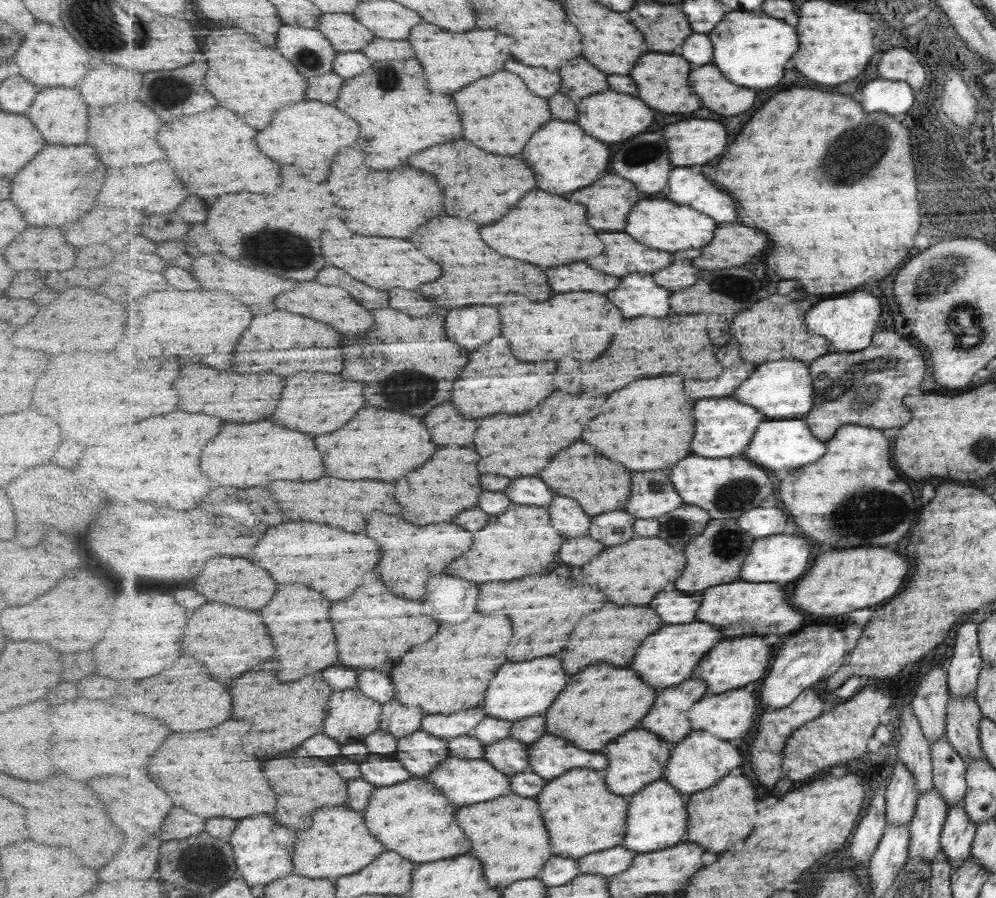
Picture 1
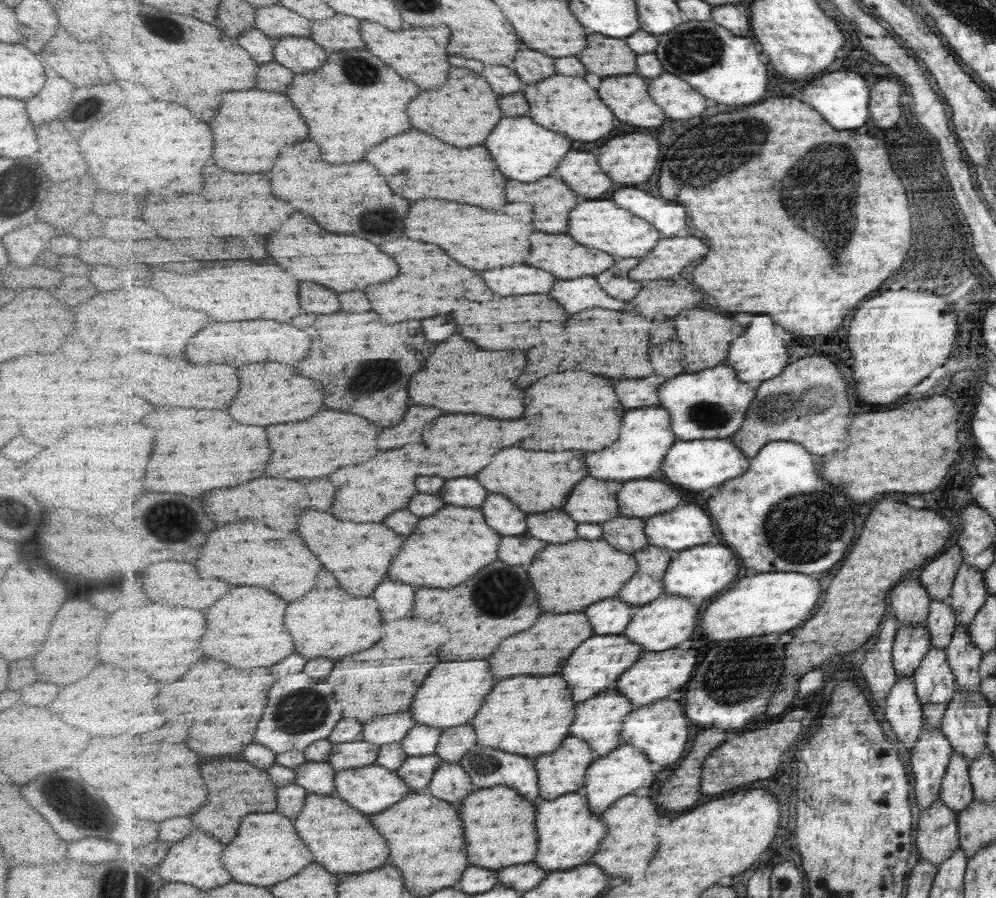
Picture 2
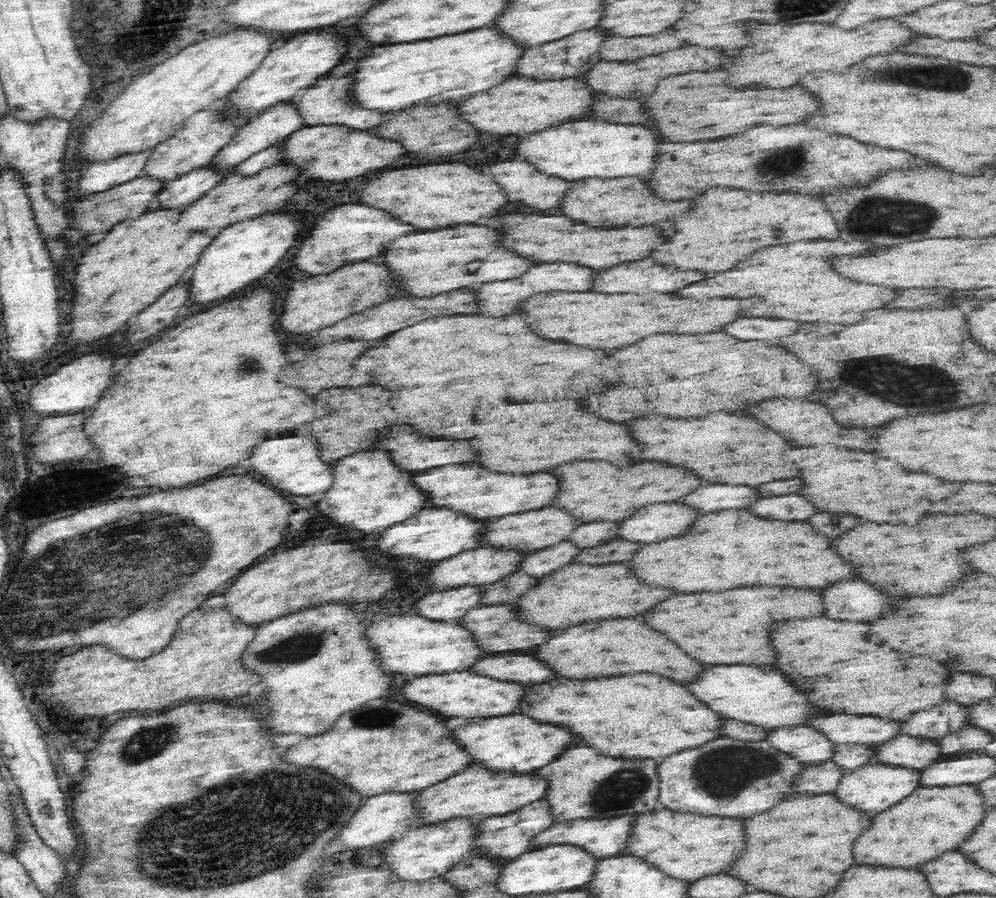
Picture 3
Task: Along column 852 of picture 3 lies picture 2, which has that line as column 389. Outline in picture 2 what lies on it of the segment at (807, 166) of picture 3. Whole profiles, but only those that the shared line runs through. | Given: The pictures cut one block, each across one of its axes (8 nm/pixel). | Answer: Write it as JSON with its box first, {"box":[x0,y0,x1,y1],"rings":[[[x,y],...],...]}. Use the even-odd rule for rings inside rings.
{"box":[365,128,509,210],"rings":[[[415,128],[399,138],[381,142],[375,146],[375,150],[371,150],[371,154],[367,154],[365,160],[369,160],[373,166],[379,166],[379,172],[387,178],[387,182],[391,182],[391,188],[409,200],[435,198],[483,206],[485,210],[501,210],[507,204],[505,186],[509,180],[501,174],[485,146],[461,150]]]}

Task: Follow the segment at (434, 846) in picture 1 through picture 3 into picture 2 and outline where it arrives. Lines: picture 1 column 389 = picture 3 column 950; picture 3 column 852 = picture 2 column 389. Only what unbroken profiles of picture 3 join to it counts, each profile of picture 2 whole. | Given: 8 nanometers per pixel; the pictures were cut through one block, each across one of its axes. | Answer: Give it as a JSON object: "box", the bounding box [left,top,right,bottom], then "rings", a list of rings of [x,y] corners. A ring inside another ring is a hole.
{"box":[295,793,391,874],"rings":[[[309,793],[295,826],[299,826],[299,834],[303,834],[303,840],[311,846],[315,862],[327,866],[327,870],[335,870],[335,874],[371,872],[389,862],[391,848],[381,832],[371,824],[371,816],[353,808],[341,797]]]}

